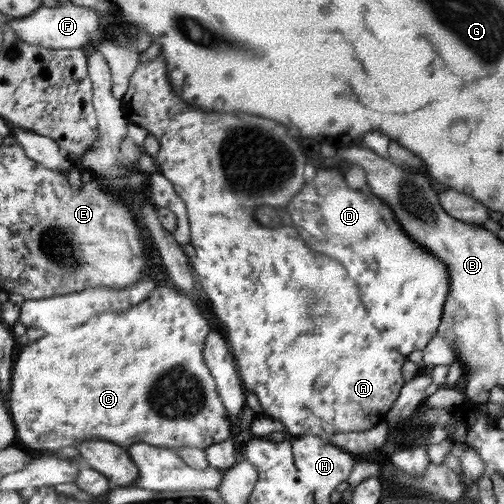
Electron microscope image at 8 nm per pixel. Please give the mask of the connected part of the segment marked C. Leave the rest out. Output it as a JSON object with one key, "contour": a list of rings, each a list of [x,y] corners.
{"contour":[[[158,286],[156,290],[150,292],[150,296],[144,302],[130,308],[128,312],[103,313],[90,318],[88,323],[70,328],[62,334],[46,335],[40,340],[29,342],[18,351],[13,360],[10,392],[6,402],[16,429],[16,437],[24,444],[24,449],[32,453],[53,452],[65,447],[76,447],[78,442],[84,442],[84,440],[106,440],[126,449],[126,446],[136,444],[136,438],[140,438],[142,442],[151,446],[173,450],[182,447],[208,449],[212,444],[226,441],[232,436],[233,426],[230,425],[230,416],[218,394],[215,380],[204,363],[203,346],[208,334],[210,334],[208,320],[200,314],[196,299],[186,296],[185,293],[180,294],[175,286],[172,288]]]}

